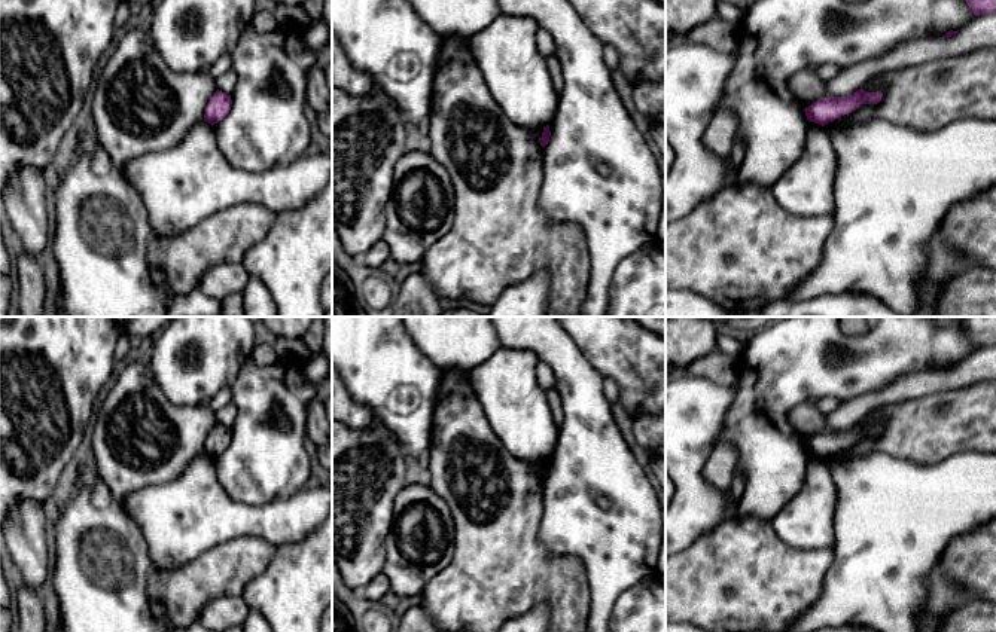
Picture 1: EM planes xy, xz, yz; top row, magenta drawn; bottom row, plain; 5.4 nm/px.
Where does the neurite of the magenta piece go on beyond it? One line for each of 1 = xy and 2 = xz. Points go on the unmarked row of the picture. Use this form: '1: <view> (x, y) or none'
1: none
2: none

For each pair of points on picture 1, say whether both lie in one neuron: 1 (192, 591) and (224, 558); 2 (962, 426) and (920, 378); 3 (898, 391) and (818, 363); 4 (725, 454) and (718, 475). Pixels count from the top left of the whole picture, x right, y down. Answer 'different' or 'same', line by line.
1: same
2: different
3: different
4: same

